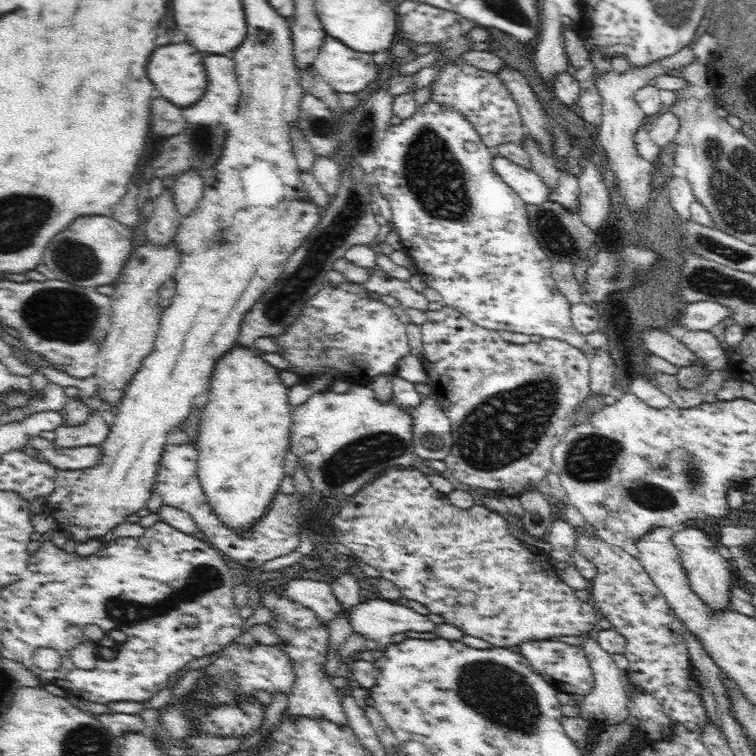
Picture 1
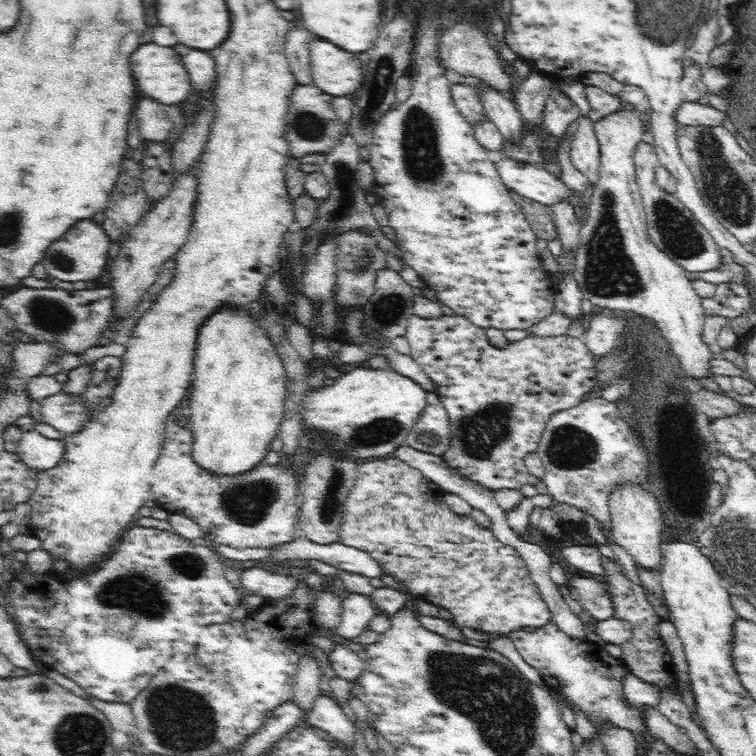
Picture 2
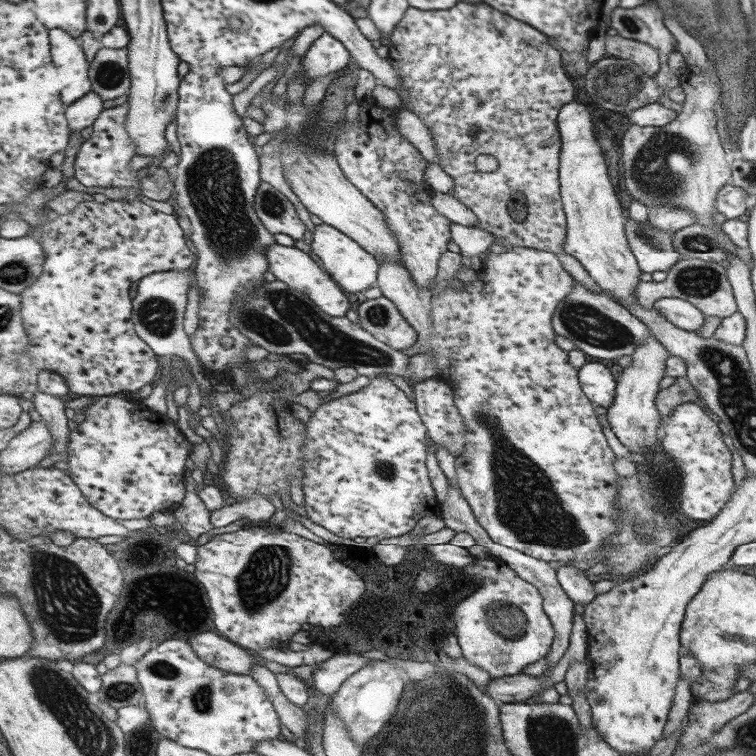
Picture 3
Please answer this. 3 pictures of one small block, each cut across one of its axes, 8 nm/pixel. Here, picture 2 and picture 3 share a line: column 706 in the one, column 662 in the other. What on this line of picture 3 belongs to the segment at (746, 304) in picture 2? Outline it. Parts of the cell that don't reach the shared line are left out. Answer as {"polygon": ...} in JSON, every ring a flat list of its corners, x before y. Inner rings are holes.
{"polygon":[[661,298,655,302,654,308,657,308,664,318,682,330,697,331,704,324,703,311,682,298]]}

